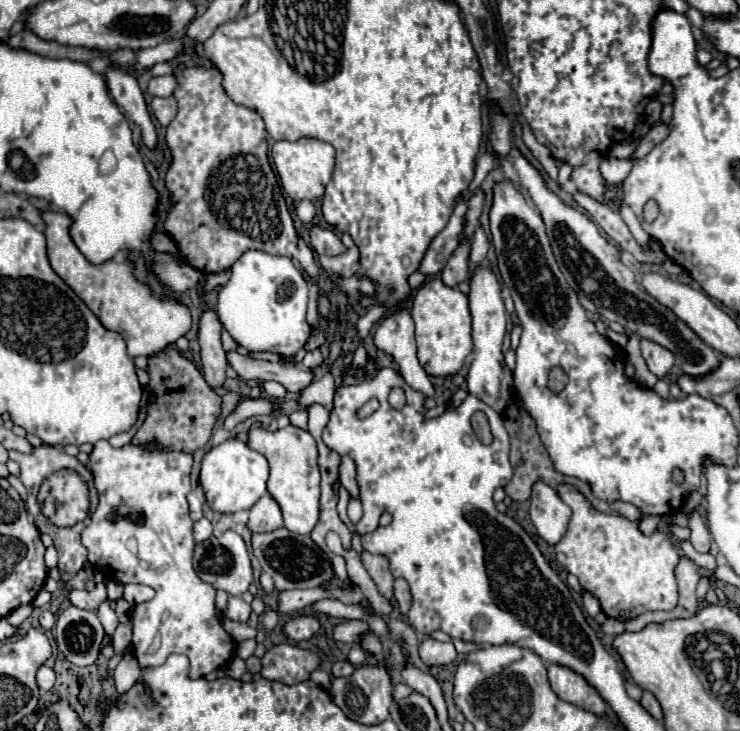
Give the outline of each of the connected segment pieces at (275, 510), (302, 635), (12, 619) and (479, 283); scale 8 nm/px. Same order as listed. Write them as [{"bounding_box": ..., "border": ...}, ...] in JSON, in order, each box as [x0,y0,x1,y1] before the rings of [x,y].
[{"bounding_box":[248,494,284,532],"border":[[[264,494],[250,508],[250,520],[248,520],[250,532],[272,532],[282,526],[284,524],[282,524],[282,512],[278,502],[270,494]]]},{"bounding_box":[282,616,320,642],"border":[[[294,616],[282,626],[282,632],[294,642],[308,640],[318,630],[320,622],[316,616]]]},{"bounding_box":[6,604,34,626],"border":[[[26,604],[26,606],[20,606],[20,608],[16,608],[14,612],[10,612],[10,614],[6,616],[6,620],[8,620],[10,624],[18,626],[18,624],[22,624],[32,612],[34,612],[34,606],[32,606],[32,604]]]},{"bounding_box":[466,264,508,412],"border":[[[480,264],[474,268],[470,278],[468,300],[470,300],[470,312],[472,312],[472,340],[474,340],[474,350],[472,350],[474,360],[466,376],[468,392],[472,396],[478,396],[488,406],[492,406],[496,412],[502,412],[508,402],[508,396],[502,398],[502,390],[500,390],[500,376],[504,374],[502,340],[506,334],[506,308],[502,302],[498,278],[488,264]]]}]

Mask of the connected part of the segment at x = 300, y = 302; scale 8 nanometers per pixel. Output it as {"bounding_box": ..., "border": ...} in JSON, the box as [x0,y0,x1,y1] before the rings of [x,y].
{"bounding_box":[216,250,312,356],"border":[[[260,250],[244,252],[230,268],[230,280],[218,290],[218,306],[216,314],[226,328],[226,332],[248,350],[266,350],[278,356],[294,356],[300,348],[304,348],[312,328],[306,322],[306,306],[308,306],[308,282],[304,274],[294,266],[294,262],[286,256],[272,256]]]}

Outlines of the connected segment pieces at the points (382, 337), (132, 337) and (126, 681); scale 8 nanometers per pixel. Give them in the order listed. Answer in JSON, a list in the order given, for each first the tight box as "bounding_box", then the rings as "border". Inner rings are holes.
[{"bounding_box":[374,306,434,396],"border":[[[398,306],[390,312],[390,316],[378,326],[374,334],[376,348],[390,354],[404,380],[418,392],[426,396],[434,396],[434,388],[430,384],[430,378],[426,376],[424,368],[420,366],[416,358],[416,344],[414,344],[414,320],[408,312],[408,308]]]},{"bounding_box":[44,212,192,358],"border":[[[44,212],[46,222],[46,240],[48,240],[48,258],[52,264],[52,270],[76,292],[78,298],[98,316],[102,316],[104,328],[112,328],[120,332],[126,340],[128,354],[132,358],[136,356],[158,356],[158,352],[164,352],[170,344],[174,344],[178,338],[186,336],[192,328],[192,314],[190,308],[174,298],[164,298],[154,294],[148,284],[140,282],[134,276],[134,264],[130,260],[126,262],[114,262],[106,260],[102,264],[90,264],[78,246],[74,244],[70,236],[72,218],[62,212]]]},{"bounding_box":[114,651,142,696],"border":[[[123,651],[123,655],[126,656],[122,658],[122,662],[114,670],[114,684],[116,684],[116,692],[120,696],[124,696],[136,684],[136,680],[142,674],[136,658],[132,654],[126,654],[126,651]]]}]

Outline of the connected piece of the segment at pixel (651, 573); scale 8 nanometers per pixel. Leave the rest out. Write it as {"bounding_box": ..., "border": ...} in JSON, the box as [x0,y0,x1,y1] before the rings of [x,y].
{"bounding_box":[556,484,678,620],"border":[[[560,484],[556,492],[572,510],[568,530],[556,544],[556,560],[580,580],[586,592],[598,598],[608,618],[630,620],[644,612],[672,610],[676,606],[678,586],[674,566],[678,564],[678,550],[666,530],[656,528],[654,534],[646,536],[638,530],[640,520],[598,512],[570,484]]]}

